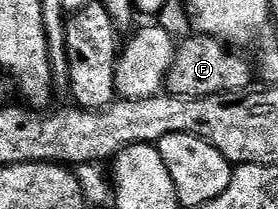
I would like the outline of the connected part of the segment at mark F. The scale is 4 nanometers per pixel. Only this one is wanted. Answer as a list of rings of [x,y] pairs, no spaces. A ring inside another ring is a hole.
[[[192,34],[185,44],[181,43],[176,49],[176,61],[172,63],[172,69],[168,74],[167,89],[171,92],[173,96],[223,96],[226,92],[239,92],[241,90],[247,90],[253,87],[254,80],[252,80],[252,72],[254,76],[254,64],[247,60],[244,56],[239,56],[239,51],[233,50],[229,45],[225,44],[222,40],[215,40],[212,36],[206,36],[203,34]]]

